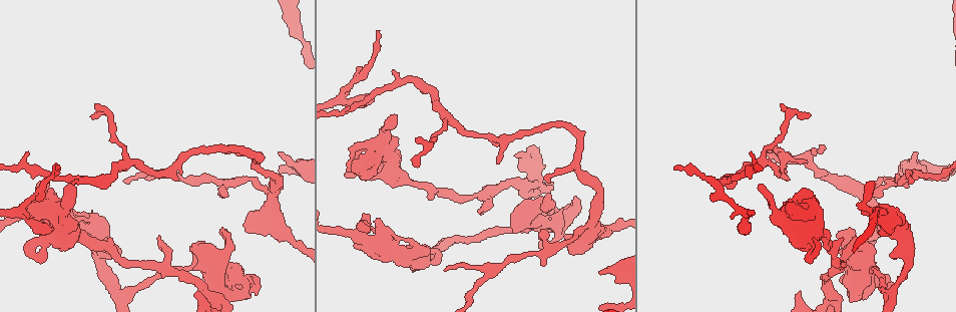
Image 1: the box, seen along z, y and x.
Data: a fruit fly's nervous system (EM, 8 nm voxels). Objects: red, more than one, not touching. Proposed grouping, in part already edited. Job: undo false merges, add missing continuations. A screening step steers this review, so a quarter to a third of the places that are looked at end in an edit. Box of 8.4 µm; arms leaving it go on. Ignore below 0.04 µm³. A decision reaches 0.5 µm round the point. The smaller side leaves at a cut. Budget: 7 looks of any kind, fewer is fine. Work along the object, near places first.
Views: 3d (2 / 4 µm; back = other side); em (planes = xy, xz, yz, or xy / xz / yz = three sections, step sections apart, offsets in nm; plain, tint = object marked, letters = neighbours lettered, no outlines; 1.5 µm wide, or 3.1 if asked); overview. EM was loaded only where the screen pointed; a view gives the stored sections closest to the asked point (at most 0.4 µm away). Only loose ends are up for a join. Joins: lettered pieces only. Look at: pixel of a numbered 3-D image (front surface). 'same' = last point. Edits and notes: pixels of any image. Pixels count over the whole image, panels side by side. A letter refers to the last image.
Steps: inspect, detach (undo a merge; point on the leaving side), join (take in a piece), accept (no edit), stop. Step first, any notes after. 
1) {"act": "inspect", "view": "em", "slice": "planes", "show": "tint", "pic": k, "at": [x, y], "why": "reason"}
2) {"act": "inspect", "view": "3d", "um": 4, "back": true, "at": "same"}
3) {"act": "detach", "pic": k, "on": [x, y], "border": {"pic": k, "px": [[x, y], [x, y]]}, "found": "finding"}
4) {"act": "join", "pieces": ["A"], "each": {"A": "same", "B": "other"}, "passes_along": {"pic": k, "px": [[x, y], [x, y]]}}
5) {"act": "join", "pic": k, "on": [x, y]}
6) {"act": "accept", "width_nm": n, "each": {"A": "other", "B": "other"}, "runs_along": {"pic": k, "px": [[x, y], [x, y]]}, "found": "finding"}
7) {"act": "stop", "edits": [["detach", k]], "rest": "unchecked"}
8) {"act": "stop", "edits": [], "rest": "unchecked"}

{"act": "inspect", "view": "3d", "um": 2, "pic": 1, "at": [855, 236], "why": "branch stops here"}

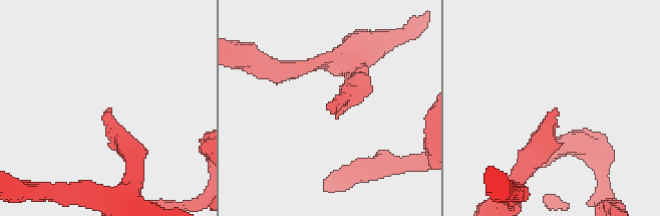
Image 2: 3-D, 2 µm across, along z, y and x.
{"act": "inspect", "view": "em", "slice": "xz", "step": 4, "show": "letters", "pic": 2, "at": [554, 109]}

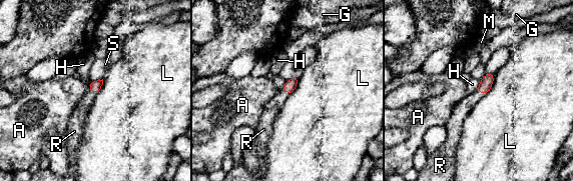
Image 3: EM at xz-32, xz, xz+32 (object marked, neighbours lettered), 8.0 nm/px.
{"act": "join", "pieces": ["R"], "each": {"A": "other", "G": "other", "H": "other", "L": "other", "M": "other", "R": "same", "S": "other"}, "passes_along": {"pic": 3, "px": [[95, 86], [92, 91], [77, 118]]}, "found": "the cell continues"}

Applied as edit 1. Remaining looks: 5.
{"act": "inspect", "view": "em", "slice": "planes", "show": "plain", "pic": 1, "at": [599, 272], "why": "an open end"}

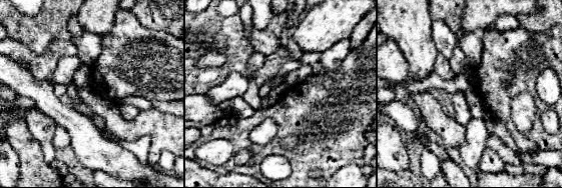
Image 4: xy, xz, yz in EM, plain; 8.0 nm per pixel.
{"act": "inspect", "view": "em", "slice": "planes", "show": "letters", "at": "same"}

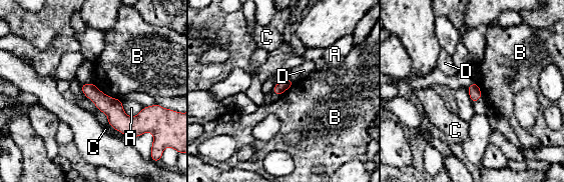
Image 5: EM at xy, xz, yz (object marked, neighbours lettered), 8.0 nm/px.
{"act": "accept", "each": {"A": "other", "B": "other", "C": "other", "D": "other"}, "runs_along": {"pic": 5, "px": [[83, 86], [121, 119], [134, 119]]}, "found": "none of them fits"}

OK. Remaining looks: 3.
{"act": "inspect", "view": "em", "slice": "xz", "step": 4, "show": "letters", "pic": 1, "at": [807, 162], "why": "tapers out"}

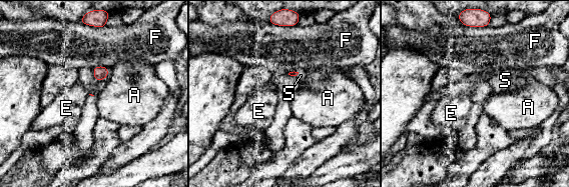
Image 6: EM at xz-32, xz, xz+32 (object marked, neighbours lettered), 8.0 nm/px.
{"act": "accept", "each": {"A": "other", "E": "other", "F": "other", "S": "other"}, "border": {"pic": 6, "px": [[109, 70], [105, 78]]}, "found": "none of them fits"}

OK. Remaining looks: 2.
{"act": "stop", "edits": [["join", 3]], "rest": "unchecked"}

